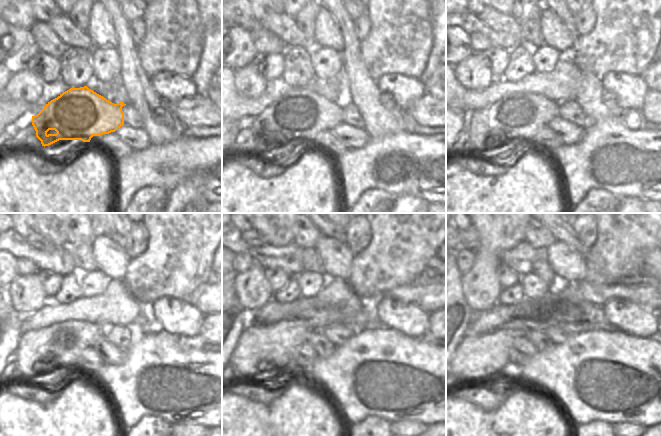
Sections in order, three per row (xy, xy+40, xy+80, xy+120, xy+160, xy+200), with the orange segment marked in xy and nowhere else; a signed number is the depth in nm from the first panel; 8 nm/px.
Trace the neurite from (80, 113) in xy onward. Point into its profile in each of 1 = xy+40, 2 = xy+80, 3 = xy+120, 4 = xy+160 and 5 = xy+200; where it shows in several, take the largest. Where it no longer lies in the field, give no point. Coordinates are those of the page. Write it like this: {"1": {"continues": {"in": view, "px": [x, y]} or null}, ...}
{"1": {"continues": {"in": "xy+40", "px": [300, 114]}}, "2": {"continues": {"in": "xy+80", "px": [518, 117]}}, "3": {"continues": {"in": "xy+120", "px": [55, 347]}}, "4": {"continues": {"in": "xy+160", "px": [261, 350]}}, "5": {"continues": {"in": "xy+200", "px": [476, 358]}}}

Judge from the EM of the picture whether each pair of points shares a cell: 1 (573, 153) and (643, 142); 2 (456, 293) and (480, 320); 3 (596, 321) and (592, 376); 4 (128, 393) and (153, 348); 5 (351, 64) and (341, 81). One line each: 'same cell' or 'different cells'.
1: same cell
2: different cells
3: different cells
4: same cell
5: different cells

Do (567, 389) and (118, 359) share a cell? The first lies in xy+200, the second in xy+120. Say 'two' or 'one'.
two

